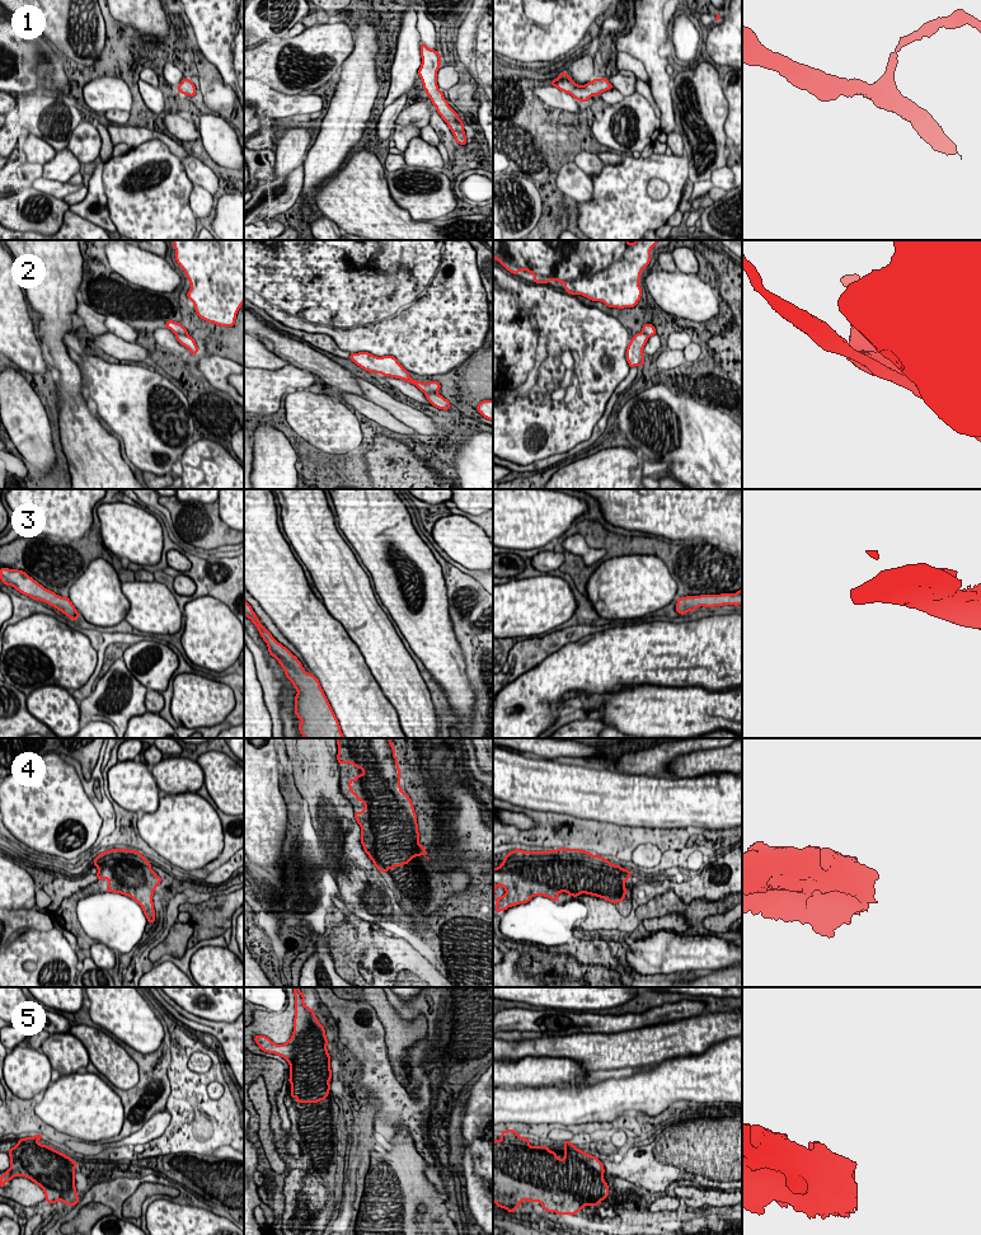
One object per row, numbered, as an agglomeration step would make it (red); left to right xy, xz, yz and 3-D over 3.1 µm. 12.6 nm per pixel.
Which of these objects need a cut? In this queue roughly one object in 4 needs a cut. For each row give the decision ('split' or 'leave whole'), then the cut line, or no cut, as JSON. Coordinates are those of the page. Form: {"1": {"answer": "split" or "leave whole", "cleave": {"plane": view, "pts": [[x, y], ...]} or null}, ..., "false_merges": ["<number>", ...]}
{"1": {"answer": "leave whole", "cleave": null}, "2": {"answer": "split", "cleave": {"plane": "xy", "pts": [[175, 333], [187, 334]]}}, "3": {"answer": "leave whole", "cleave": null}, "4": {"answer": "leave whole", "cleave": null}, "5": {"answer": "leave whole", "cleave": null}, "false_merges": ["2"]}

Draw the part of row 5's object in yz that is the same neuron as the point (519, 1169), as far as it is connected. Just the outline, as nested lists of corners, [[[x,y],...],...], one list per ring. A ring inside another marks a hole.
[[[507,1130],[502,1131],[501,1140],[493,1141],[493,1202],[499,1207],[507,1210],[510,1213],[513,1213],[515,1208],[518,1208],[522,1201],[527,1202],[539,1202],[546,1212],[555,1212],[558,1215],[571,1215],[574,1216],[585,1206],[599,1206],[605,1198],[609,1197],[609,1184],[604,1180],[604,1165],[596,1156],[583,1152],[577,1149],[571,1141],[564,1142],[564,1157],[559,1159],[554,1151],[550,1151],[548,1146],[530,1146],[530,1140],[521,1137],[517,1131]]]

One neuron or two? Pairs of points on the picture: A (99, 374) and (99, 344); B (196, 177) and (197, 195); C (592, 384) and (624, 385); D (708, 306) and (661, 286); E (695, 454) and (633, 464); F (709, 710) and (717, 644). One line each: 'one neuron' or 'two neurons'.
A: two neurons
B: two neurons
C: two neurons
D: one neuron
E: two neurons
F: two neurons

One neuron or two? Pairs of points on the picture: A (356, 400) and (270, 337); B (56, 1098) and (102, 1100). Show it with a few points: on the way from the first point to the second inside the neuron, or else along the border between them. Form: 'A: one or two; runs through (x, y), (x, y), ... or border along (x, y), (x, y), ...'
A: two; border along (336, 390), (358, 394), (374, 404)
B: one; runs through (67, 1100), (90, 1100)

